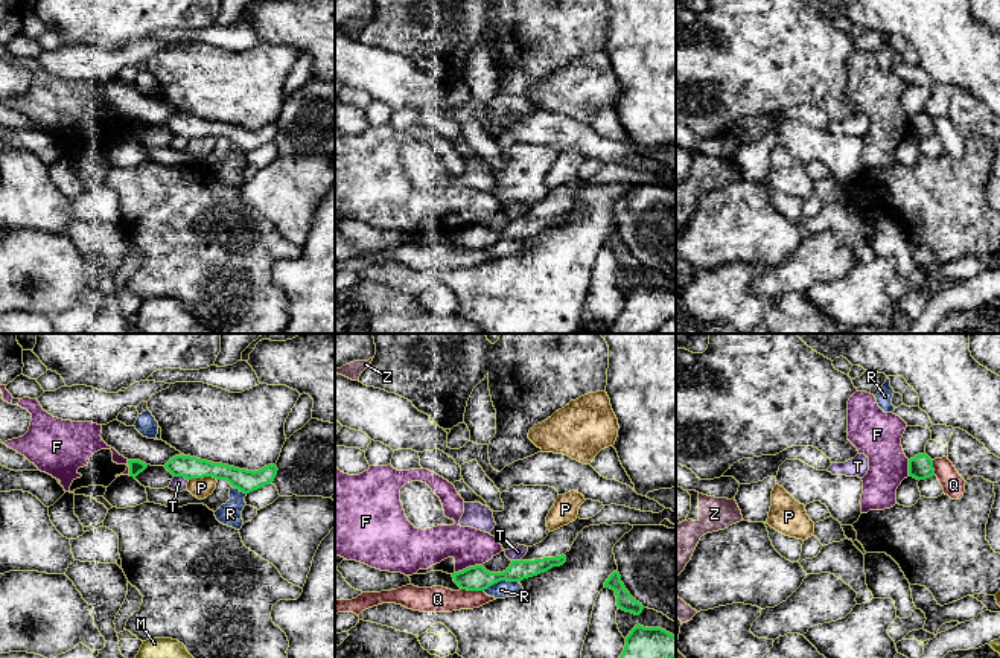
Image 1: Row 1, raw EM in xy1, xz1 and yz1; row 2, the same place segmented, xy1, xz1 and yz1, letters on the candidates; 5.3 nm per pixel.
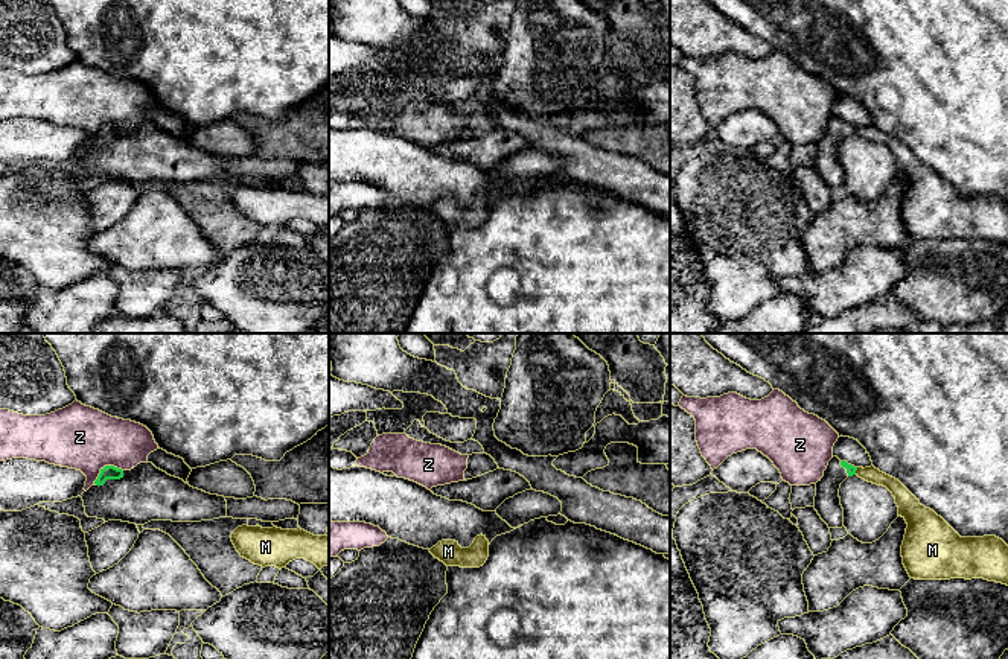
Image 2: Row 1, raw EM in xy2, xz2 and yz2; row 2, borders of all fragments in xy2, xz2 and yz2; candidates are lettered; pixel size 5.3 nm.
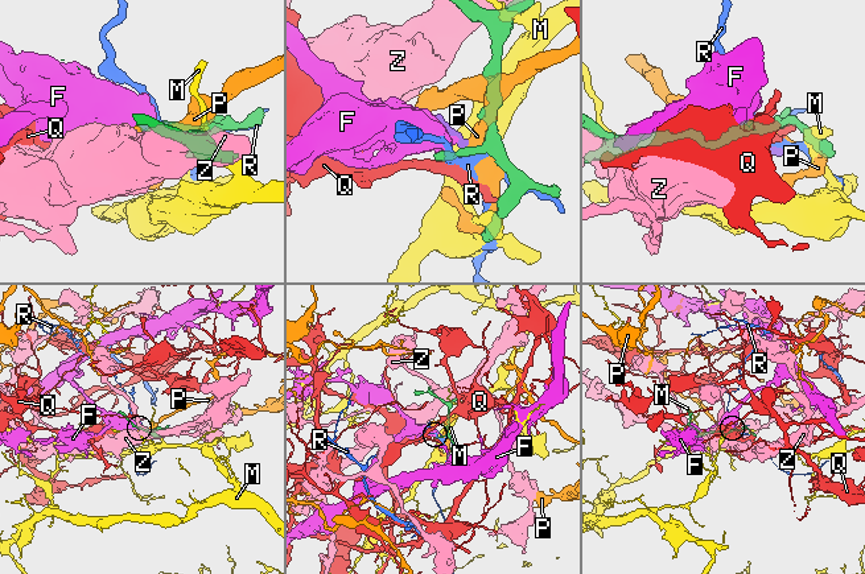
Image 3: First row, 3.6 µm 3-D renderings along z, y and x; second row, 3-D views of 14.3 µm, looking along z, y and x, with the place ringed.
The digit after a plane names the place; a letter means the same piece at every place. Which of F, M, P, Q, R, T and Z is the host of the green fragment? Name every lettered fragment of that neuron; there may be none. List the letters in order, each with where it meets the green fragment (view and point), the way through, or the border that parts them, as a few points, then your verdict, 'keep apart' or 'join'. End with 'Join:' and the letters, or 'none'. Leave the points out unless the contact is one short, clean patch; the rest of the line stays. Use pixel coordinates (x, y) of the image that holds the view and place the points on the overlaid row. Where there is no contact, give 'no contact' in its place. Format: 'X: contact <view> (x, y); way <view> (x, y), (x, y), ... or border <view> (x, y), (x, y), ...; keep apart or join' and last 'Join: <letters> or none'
F: contact xz1 (469, 567); border xz1 (481, 564), (455, 573); keep apart
M: contact yz2 (856, 469); keep apart
P: contact xy1 (203, 477); keep apart
Q: contact xz1 (472, 590); keep apart
R: contact xz1 (500, 581); keep apart
T: contact xy1 (181, 475); border xy1 (174, 475), (183, 475), (187, 480); keep apart
Z: contact xy2 (105, 466); keep apart
Join: none

